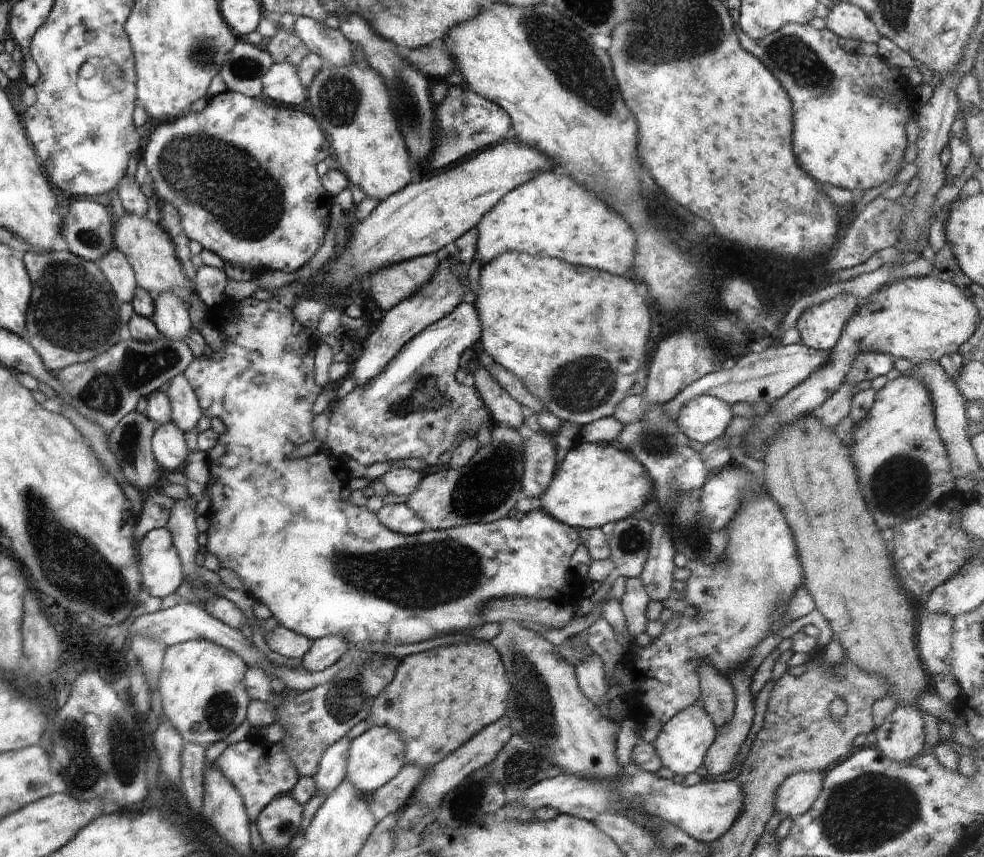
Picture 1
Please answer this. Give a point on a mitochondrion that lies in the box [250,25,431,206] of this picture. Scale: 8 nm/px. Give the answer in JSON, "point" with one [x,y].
{"point":[339,98]}

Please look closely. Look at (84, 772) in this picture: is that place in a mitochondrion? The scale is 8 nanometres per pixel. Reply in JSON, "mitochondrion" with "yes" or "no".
{"mitochondrion":"yes"}

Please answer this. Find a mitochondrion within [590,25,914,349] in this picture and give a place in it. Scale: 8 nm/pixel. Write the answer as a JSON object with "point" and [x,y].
{"point":[792,55]}

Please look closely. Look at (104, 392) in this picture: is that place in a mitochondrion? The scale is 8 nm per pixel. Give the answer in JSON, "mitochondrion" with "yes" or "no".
{"mitochondrion":"yes"}

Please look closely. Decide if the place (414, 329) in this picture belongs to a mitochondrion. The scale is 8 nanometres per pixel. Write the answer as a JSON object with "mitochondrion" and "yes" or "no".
{"mitochondrion":"no"}

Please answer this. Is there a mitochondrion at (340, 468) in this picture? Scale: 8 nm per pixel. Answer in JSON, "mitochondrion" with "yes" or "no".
{"mitochondrion":"no"}

